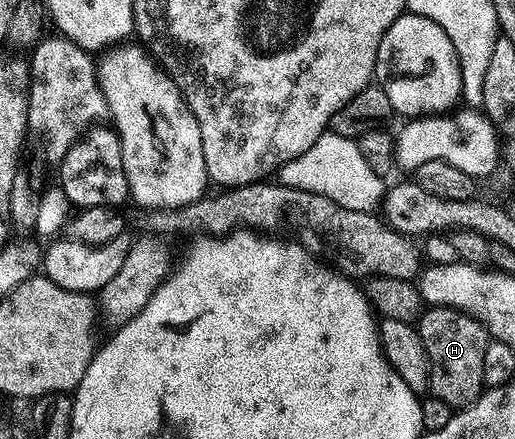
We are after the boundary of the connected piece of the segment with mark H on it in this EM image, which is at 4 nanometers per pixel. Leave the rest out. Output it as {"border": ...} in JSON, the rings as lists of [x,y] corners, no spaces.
{"border":[[[438,306],[428,307],[419,317],[417,327],[421,334],[421,346],[425,346],[425,354],[429,358],[430,395],[441,398],[441,402],[453,410],[467,408],[485,391],[482,368],[489,341],[486,328],[456,308]]]}

